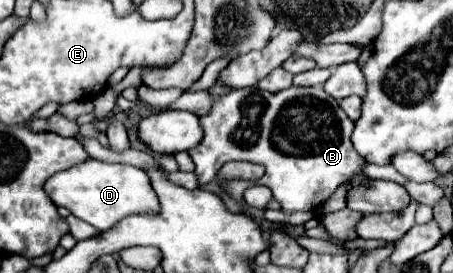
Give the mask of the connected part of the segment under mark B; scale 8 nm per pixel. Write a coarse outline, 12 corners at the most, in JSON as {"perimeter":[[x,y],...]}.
{"perimeter":[[315,87],[215,97],[189,149],[201,185],[227,161],[287,212],[323,204],[365,159]]}

